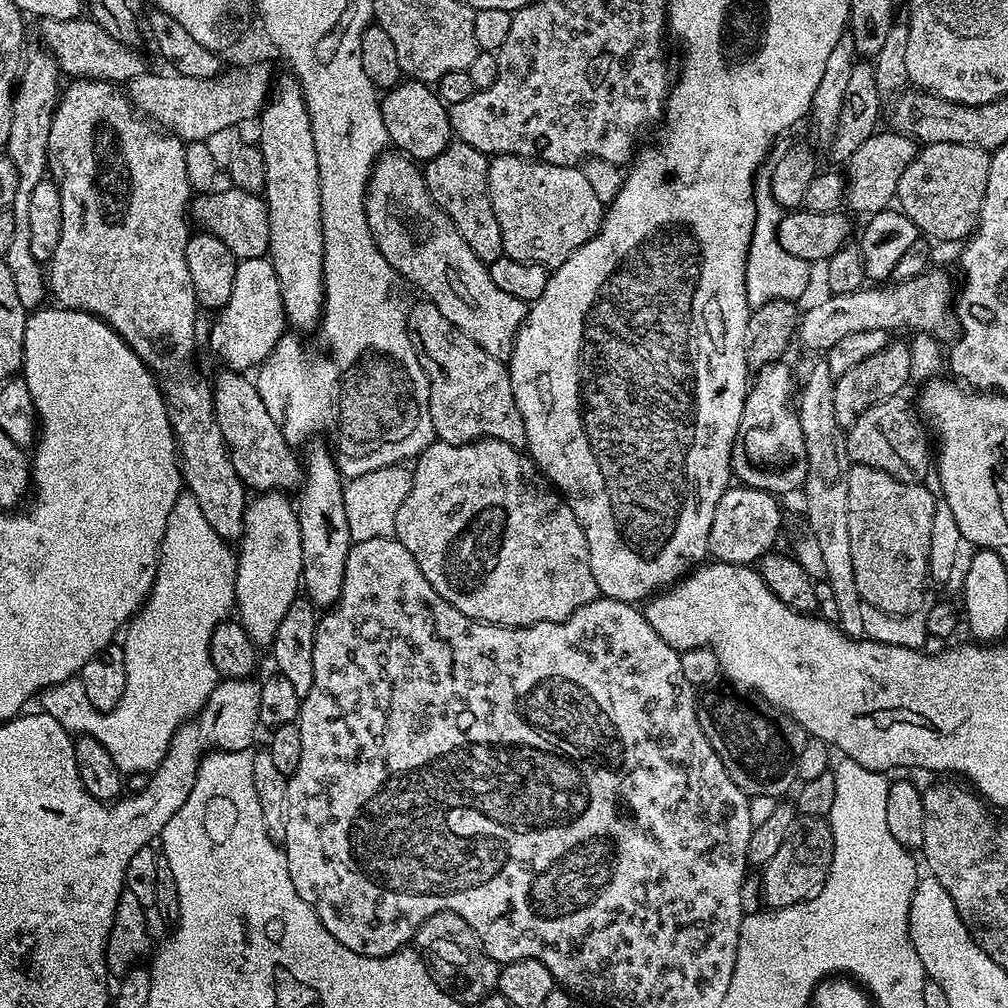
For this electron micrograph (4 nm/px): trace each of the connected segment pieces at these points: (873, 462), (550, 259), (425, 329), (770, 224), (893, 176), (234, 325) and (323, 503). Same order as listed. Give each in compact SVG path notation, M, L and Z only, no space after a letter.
M904 394L891 396L863 412L847 429L848 452L852 464L874 466L902 482L918 484L927 481L928 467L934 464L934 452L928 449L929 433L913 401L911 404L906 397Z
M493 156L489 159L488 193L494 206L494 218L498 218L502 230L504 255L518 262L544 264L549 270L566 262L574 250L596 237L606 211L605 204L598 202L590 182L586 182L586 174L579 167L543 164L541 160L525 160L523 156Z
M421 302L407 309L408 333L412 335L412 345L416 348L416 357L428 379L430 386L430 418L434 422L436 440L447 444L469 444L472 440L501 440L510 446L523 449L527 445L526 426L522 414L514 402L512 379L505 361L496 360L474 338L462 334L438 306Z
M775 202L761 203L756 209L756 229L752 235L752 249L748 252L748 269L746 270L746 294L753 309L762 307L771 300L799 301L799 296L808 288L812 280L809 261L786 254L776 237L780 225L782 209Z
M889 131L873 133L846 162L845 201L853 213L869 216L885 211L895 201L898 178L918 155L917 143L911 135Z
M259 256L249 260L239 261L236 265L236 277L234 278L234 290L230 294L230 302L225 308L219 309L216 325L212 332L224 351L225 365L242 366L238 364L263 365L266 354L274 350L274 346L280 343L281 336L286 332L284 319L284 307L282 306L282 294L278 290L278 278L274 274L274 266L267 258Z
M312 442L302 452L302 483L295 497L294 507L298 518L298 530L302 534L302 588L307 599L317 609L327 610L336 603L342 590L342 578L346 568L346 558L353 546L350 527L347 526L344 509L345 481L337 468L335 457L329 445Z

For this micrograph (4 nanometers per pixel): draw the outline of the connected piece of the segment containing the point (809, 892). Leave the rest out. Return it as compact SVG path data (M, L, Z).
M800 816L786 834L785 841L767 864L763 865L762 900L769 909L800 904L816 895L824 887L826 870L832 864L832 827L827 819L818 816Z

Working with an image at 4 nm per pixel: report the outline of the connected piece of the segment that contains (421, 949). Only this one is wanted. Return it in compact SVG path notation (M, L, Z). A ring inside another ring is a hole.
M439 912L426 918L416 931L414 947L428 968L428 975L434 978L442 991L450 994L450 998L465 1006L476 1006L496 991L501 965L490 958L490 954L486 954L474 930L470 930L470 926L466 926L466 922L458 918L458 914Z

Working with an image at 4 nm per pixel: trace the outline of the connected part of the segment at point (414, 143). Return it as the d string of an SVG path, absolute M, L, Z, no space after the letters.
M411 78L401 79L393 88L387 89L380 102L382 122L386 122L389 141L416 162L433 160L446 150L448 144L453 143L448 109L449 105L443 104L429 85L423 80Z

